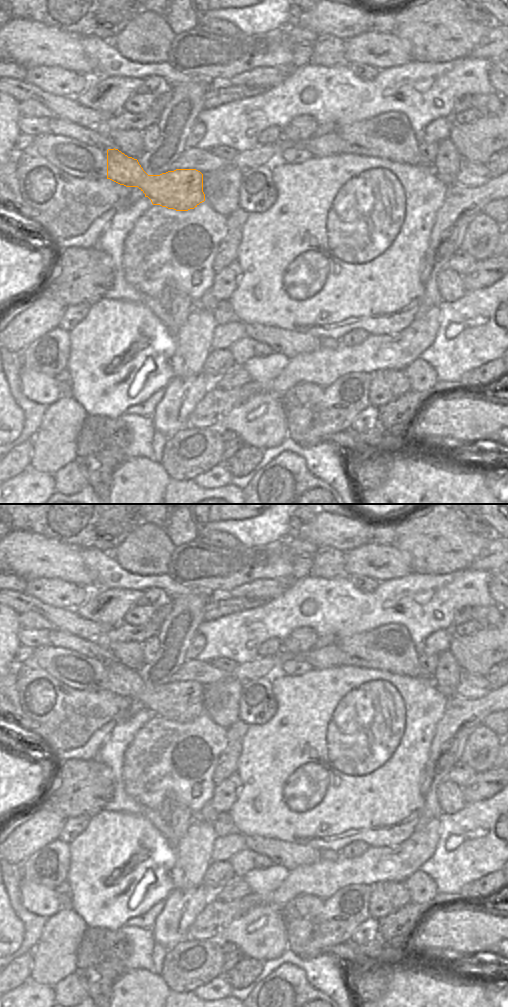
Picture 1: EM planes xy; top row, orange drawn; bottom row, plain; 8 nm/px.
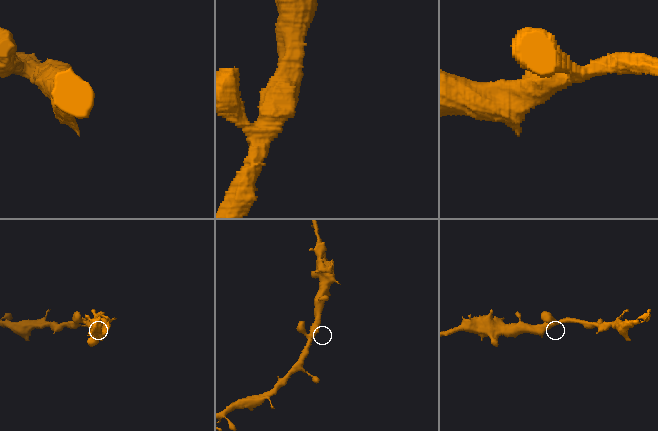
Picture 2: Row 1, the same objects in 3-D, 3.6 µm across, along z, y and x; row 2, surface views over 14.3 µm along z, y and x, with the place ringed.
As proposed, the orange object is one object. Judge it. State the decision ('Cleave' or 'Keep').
Keep.

